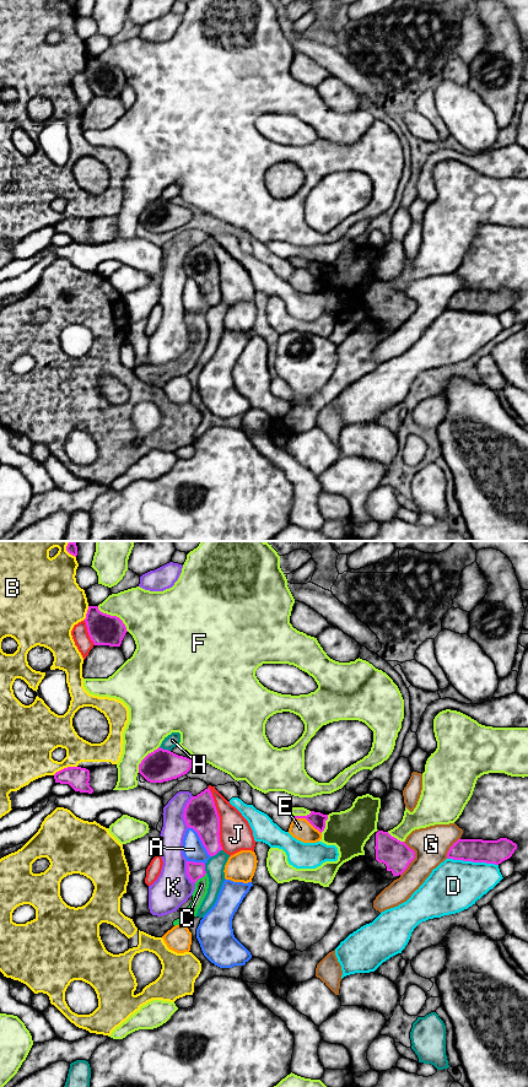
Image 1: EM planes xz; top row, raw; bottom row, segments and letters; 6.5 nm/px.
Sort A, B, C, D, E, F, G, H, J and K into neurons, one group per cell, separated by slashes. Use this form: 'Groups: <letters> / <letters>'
Groups: A / B / C / D / E / F / G / H / J / K

